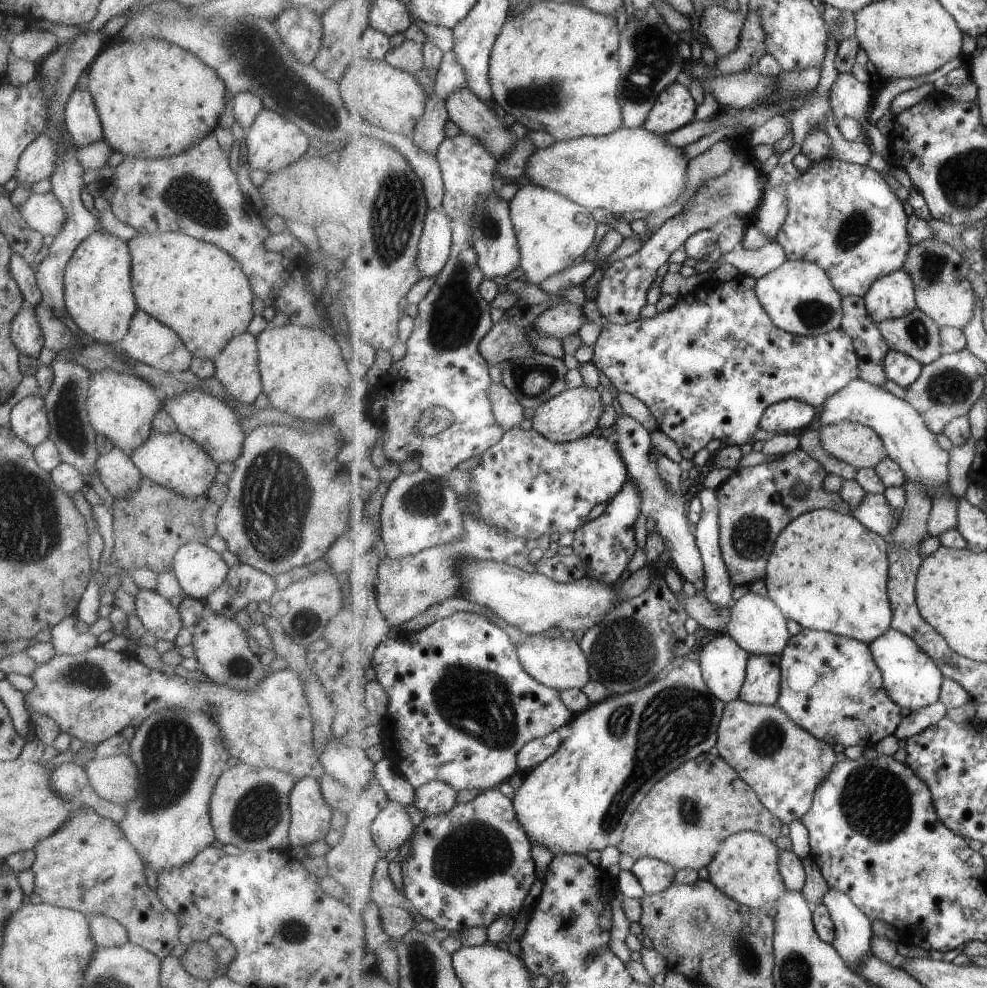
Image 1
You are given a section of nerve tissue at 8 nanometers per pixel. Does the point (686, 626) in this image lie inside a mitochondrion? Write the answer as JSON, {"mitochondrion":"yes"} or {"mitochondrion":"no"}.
{"mitochondrion":"no"}

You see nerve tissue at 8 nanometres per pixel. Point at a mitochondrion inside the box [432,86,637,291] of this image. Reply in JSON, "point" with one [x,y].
{"point":[490,228]}

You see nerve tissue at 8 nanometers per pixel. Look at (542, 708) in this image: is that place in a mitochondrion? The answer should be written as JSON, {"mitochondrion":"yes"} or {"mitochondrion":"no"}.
{"mitochondrion":"no"}

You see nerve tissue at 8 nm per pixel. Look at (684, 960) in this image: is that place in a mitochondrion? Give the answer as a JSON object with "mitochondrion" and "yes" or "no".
{"mitochondrion":"no"}

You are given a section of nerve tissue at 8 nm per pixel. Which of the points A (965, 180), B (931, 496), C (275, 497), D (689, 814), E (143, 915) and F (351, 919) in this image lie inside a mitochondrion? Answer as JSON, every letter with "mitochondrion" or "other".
{"A":"mitochondrion","B":"other","C":"mitochondrion","D":"mitochondrion","E":"other","F":"other"}

